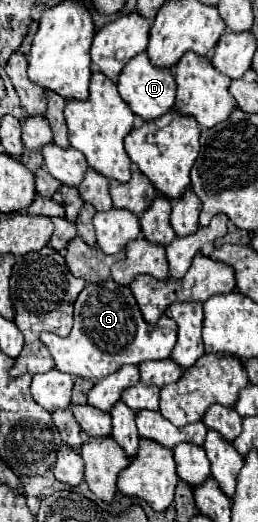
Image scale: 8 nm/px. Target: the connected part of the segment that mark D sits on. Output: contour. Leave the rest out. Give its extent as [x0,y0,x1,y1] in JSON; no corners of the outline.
[117,51,175,119]

